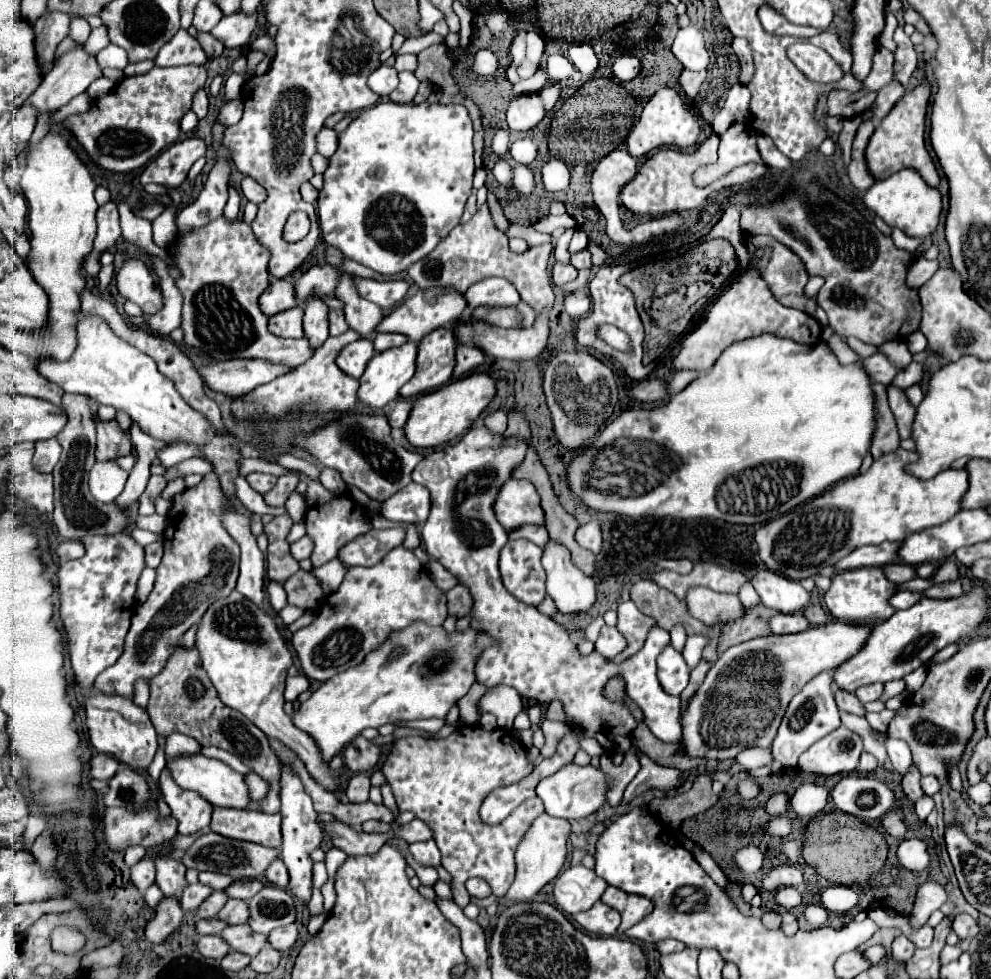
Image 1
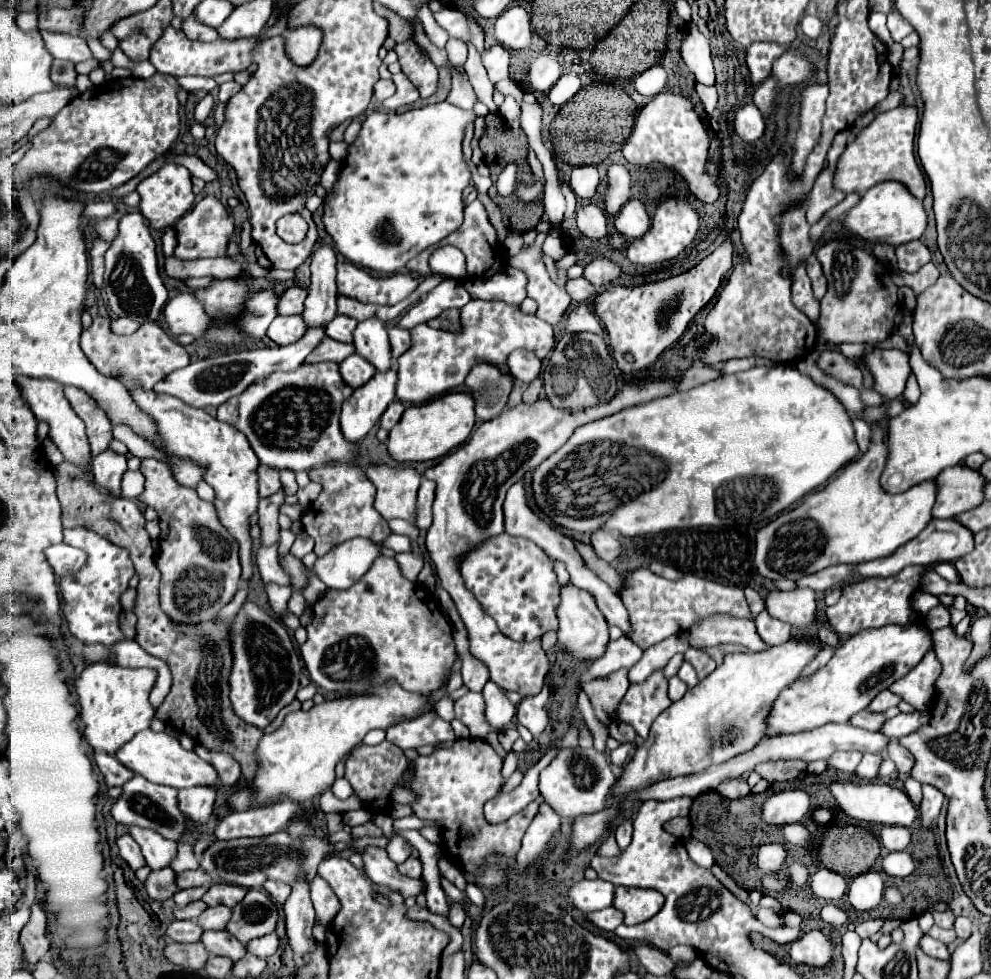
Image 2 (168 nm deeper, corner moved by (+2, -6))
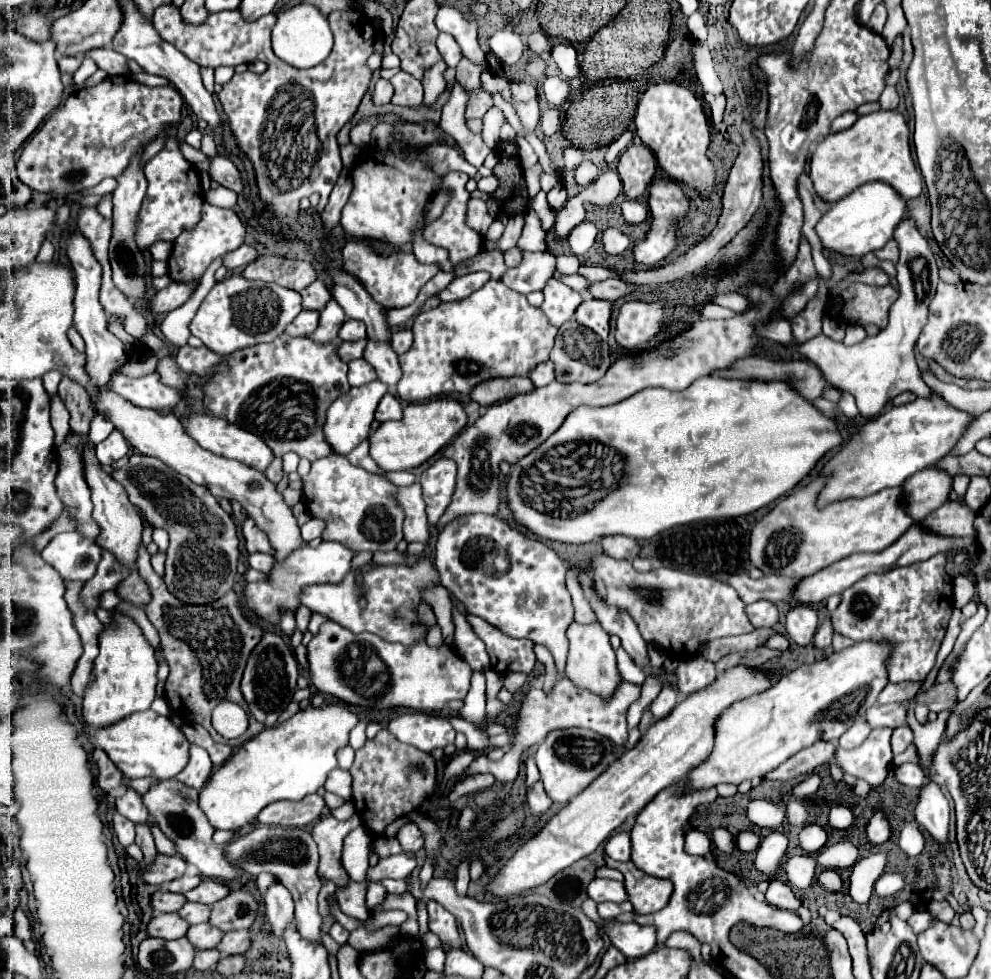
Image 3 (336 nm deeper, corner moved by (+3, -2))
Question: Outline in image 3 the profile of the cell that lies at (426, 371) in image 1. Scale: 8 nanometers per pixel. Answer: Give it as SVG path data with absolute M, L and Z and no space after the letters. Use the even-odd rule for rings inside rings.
M488 281L462 301L440 303L436 309L420 313L412 333L412 347L400 355L402 377L396 391L400 399L420 403L440 395L470 393L474 385L490 377L528 375L530 367L548 359L556 327L524 295L506 289L500 281Z

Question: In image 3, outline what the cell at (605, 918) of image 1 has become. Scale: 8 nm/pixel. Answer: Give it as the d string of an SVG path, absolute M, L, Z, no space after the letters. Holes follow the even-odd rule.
M624 901L624 903L600 903L598 905L598 915L606 921L610 921L612 917L620 915L620 913L626 913L626 911L632 911L632 905L630 901Z

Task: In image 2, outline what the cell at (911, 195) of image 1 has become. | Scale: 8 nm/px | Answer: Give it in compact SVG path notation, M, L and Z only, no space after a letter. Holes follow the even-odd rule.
M887 181L871 187L865 195L861 195L859 203L845 215L843 227L869 243L885 243L885 245L903 245L913 239L919 239L927 227L927 215L923 203L915 199L907 189L903 189L897 181Z

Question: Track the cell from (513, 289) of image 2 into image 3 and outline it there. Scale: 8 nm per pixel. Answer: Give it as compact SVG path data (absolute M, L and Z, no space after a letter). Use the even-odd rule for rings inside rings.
M522 251L522 261L516 267L510 267L500 281L522 295L528 295L532 291L544 289L544 283L552 277L552 271L556 269L556 259L550 253L532 253Z

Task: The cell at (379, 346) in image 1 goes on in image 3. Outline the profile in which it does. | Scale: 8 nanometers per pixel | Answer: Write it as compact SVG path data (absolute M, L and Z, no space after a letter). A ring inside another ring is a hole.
M398 329L398 331L394 331L390 335L390 343L392 343L392 347L394 347L394 351L398 355L408 351L410 345L412 345L412 331L410 329Z

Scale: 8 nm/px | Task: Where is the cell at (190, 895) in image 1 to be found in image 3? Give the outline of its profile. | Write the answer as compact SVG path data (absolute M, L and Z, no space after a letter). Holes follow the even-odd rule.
M182 875L182 877L178 877L178 881L172 881L172 883L168 883L168 891L172 891L172 893L188 893L188 891L192 891L194 887L198 887L198 883L200 883L200 877L198 875Z

